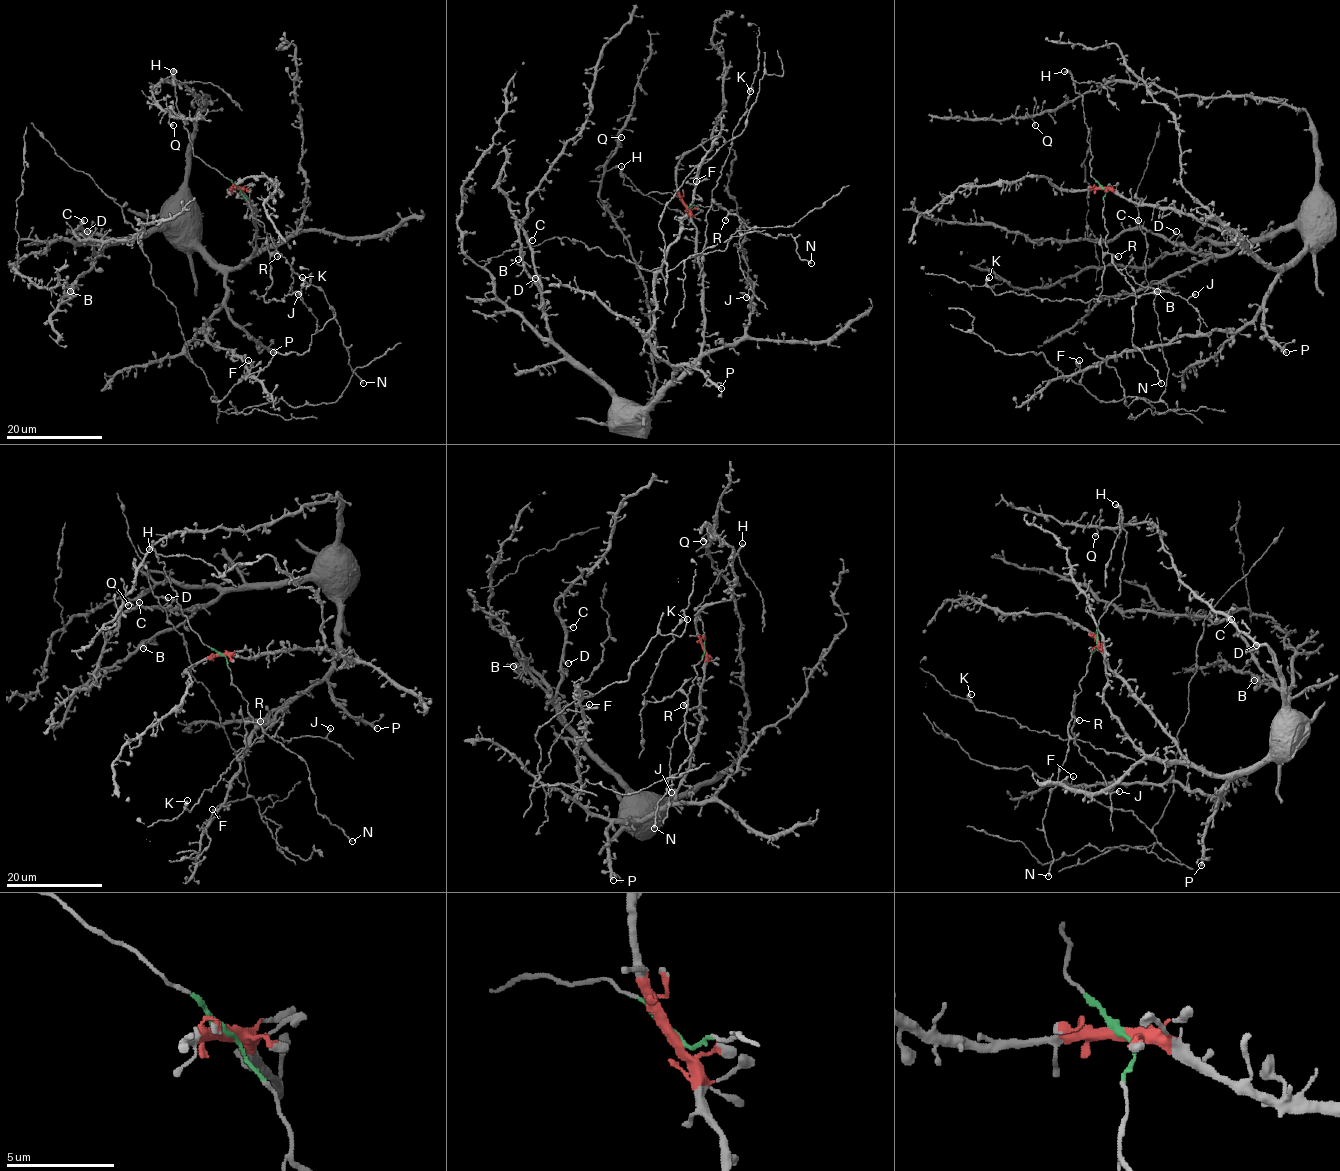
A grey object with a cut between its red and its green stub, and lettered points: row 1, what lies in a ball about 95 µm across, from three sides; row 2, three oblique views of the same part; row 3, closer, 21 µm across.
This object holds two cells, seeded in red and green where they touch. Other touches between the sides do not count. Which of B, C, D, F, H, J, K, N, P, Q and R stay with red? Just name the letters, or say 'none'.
B, C, D, F, P, Q

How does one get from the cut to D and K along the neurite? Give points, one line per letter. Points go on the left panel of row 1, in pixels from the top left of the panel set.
D: (236, 188), (254, 209), (256, 247), (234, 268), (216, 264), (170, 228), (118, 237), (99, 254), (87, 230)
K: (237, 188), (276, 248), (270, 258), (272, 284), (264, 298), (266, 302), (299, 294), (302, 277)

